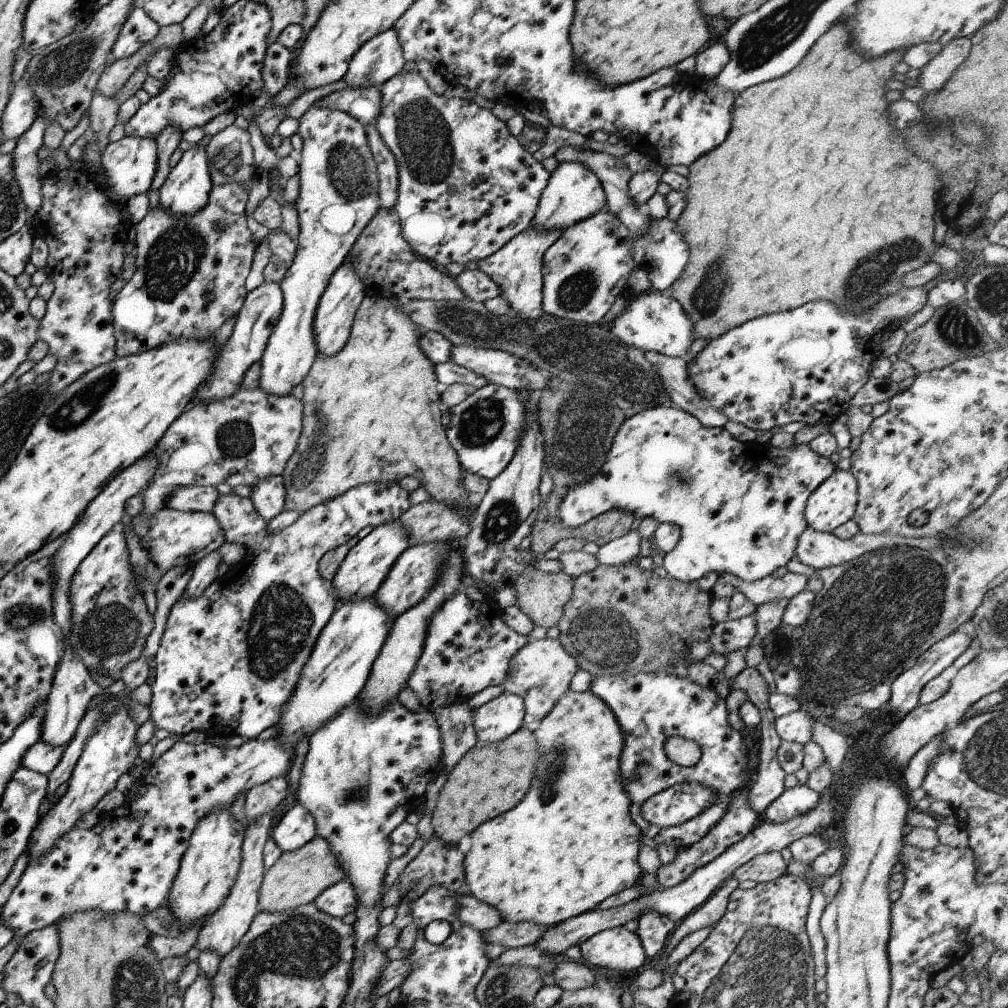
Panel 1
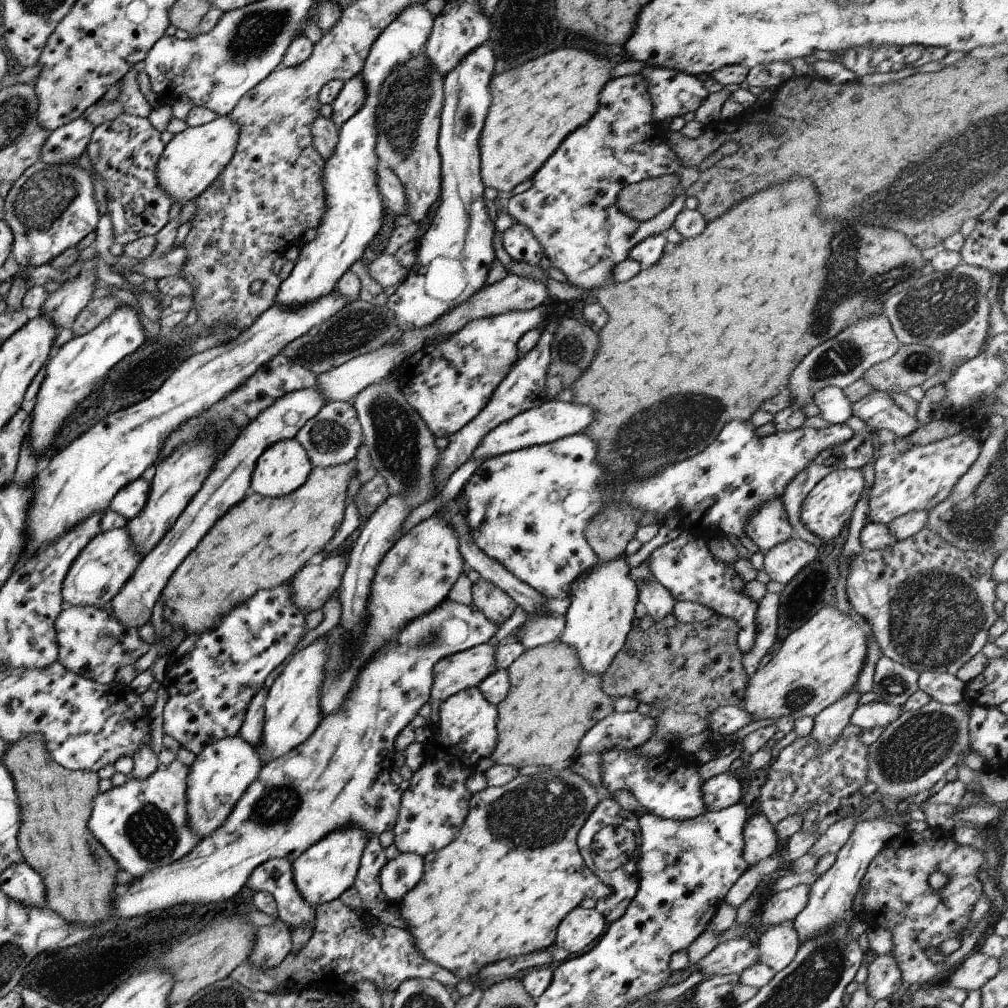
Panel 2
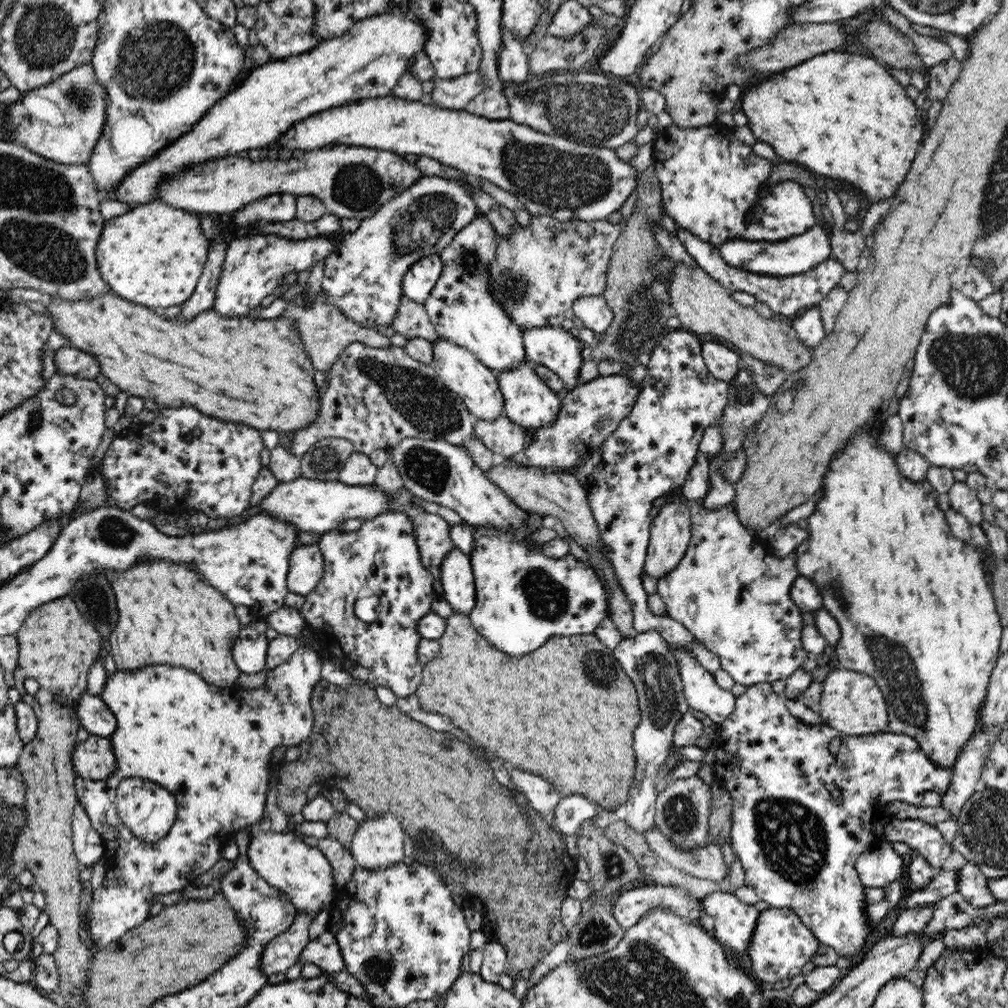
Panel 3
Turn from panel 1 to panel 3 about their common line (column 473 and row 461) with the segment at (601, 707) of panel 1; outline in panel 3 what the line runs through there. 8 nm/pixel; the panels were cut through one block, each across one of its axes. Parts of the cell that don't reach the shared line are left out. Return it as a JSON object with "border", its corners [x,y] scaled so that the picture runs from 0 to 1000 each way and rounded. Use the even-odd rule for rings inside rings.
{"border":[[[874,418],[869,420],[859,420],[856,424],[848,427],[841,435],[840,438],[828,448],[828,451],[823,455],[821,459],[821,466],[817,470],[817,474],[814,476],[814,491],[809,496],[807,509],[801,515],[801,531],[802,533],[792,540],[787,545],[788,558],[794,571],[801,573],[806,577],[808,581],[811,581],[812,589],[815,594],[816,602],[830,615],[831,621],[833,622],[833,631],[831,637],[826,641],[829,646],[829,651],[831,652],[833,663],[839,665],[847,665],[855,669],[865,671],[866,675],[872,680],[875,685],[877,693],[879,695],[879,705],[881,708],[881,718],[879,724],[884,728],[895,728],[910,734],[913,743],[927,755],[930,759],[935,759],[937,761],[942,761],[943,758],[948,754],[950,746],[954,744],[956,738],[960,738],[960,734],[964,732],[966,728],[966,723],[968,722],[968,716],[970,716],[970,704],[974,704],[974,694],[978,690],[978,683],[980,683],[980,677],[982,677],[982,669],[986,665],[986,660],[990,655],[989,645],[991,644],[991,637],[993,634],[993,629],[995,623],[992,619],[992,614],[990,608],[987,604],[986,592],[983,583],[980,582],[980,576],[978,575],[978,569],[976,568],[976,562],[974,561],[974,554],[969,548],[969,543],[964,541],[958,541],[956,537],[948,534],[944,530],[943,524],[941,523],[940,517],[938,513],[938,508],[931,503],[931,488],[930,486],[919,476],[915,475],[912,477],[905,477],[905,475],[899,474],[895,468],[892,468],[891,459],[889,459],[889,450],[877,445],[877,442],[871,438],[872,437],[872,422]]]}

